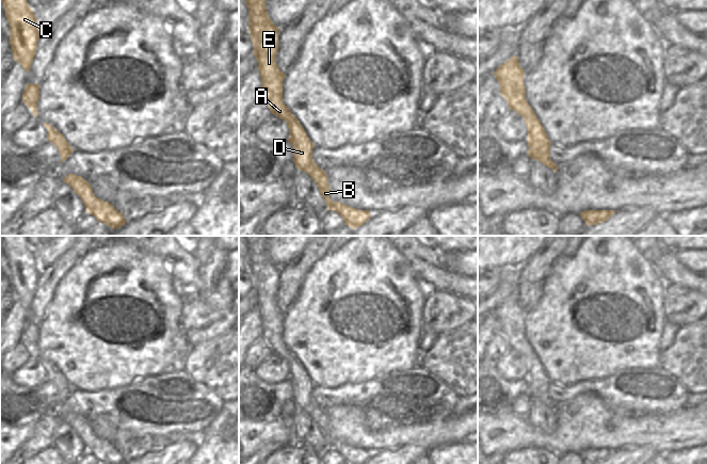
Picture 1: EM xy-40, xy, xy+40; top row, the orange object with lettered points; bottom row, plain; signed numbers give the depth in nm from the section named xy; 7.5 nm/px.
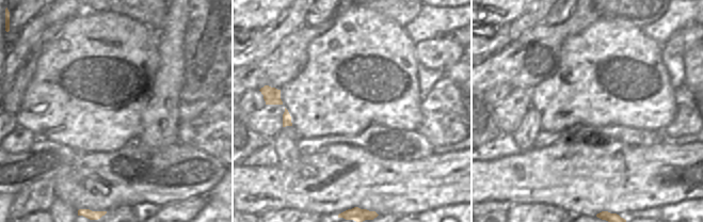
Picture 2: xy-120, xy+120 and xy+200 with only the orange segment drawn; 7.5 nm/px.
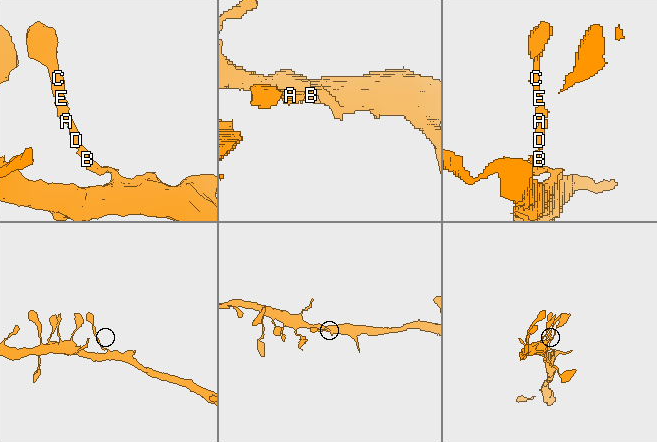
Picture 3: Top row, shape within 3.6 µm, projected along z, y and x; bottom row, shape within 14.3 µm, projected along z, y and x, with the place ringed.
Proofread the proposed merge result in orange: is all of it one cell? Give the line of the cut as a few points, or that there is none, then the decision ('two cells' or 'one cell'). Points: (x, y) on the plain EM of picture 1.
xy (318, 405), (308, 413) | two cells

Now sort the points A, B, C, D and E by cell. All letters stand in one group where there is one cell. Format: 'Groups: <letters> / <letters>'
Groups: A C D E / B

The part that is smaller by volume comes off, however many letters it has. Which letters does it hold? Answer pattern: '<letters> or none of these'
A, C, D, E

